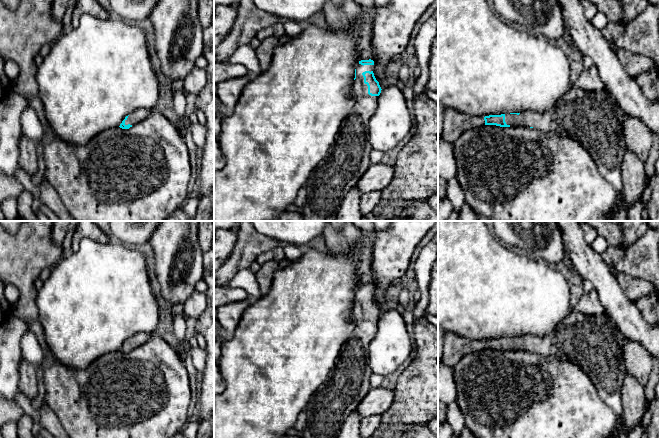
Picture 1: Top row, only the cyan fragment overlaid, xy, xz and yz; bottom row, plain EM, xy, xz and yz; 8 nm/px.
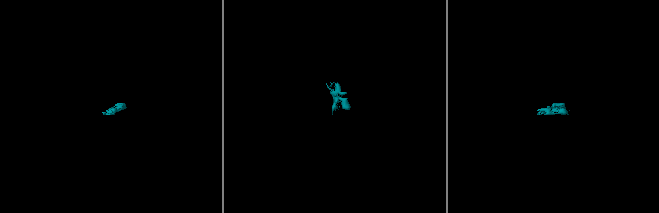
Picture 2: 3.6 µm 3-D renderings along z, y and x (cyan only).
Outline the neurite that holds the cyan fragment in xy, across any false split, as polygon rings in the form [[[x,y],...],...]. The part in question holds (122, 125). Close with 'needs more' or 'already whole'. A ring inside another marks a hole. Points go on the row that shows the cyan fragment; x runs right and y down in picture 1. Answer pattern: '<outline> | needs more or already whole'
[[[141,108],[138,111],[131,113],[129,116],[126,116],[119,127],[122,129],[129,129],[147,117],[149,115],[149,112],[150,111],[147,109]]] | needs more

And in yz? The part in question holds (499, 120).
[[[572,86],[545,112],[477,116],[445,108],[441,137],[454,142],[464,131],[483,125],[524,126],[567,135],[587,150],[600,174],[617,192],[619,198],[610,221],[629,221],[622,182],[622,163],[627,152],[623,135],[626,115],[605,89],[588,92]]] | needs more

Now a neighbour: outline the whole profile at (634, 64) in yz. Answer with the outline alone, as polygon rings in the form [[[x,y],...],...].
[[[617,48],[616,55],[624,70],[634,78],[655,66],[655,62],[649,57],[635,54],[628,50]]]

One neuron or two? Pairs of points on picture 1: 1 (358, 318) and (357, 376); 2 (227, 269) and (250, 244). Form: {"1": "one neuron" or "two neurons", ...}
{"1": "one neuron", "2": "one neuron"}

